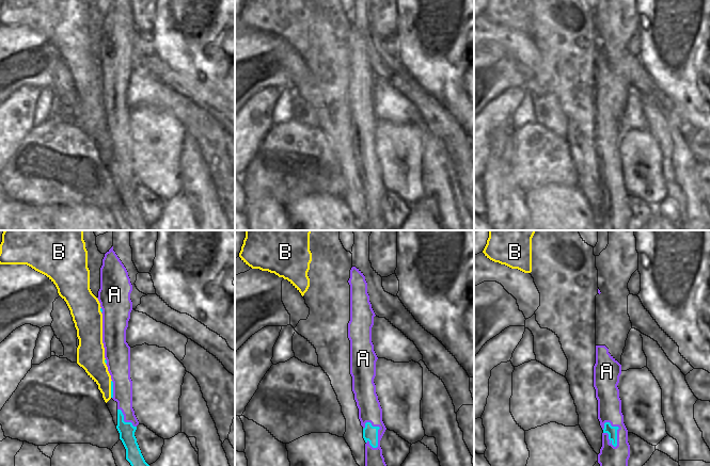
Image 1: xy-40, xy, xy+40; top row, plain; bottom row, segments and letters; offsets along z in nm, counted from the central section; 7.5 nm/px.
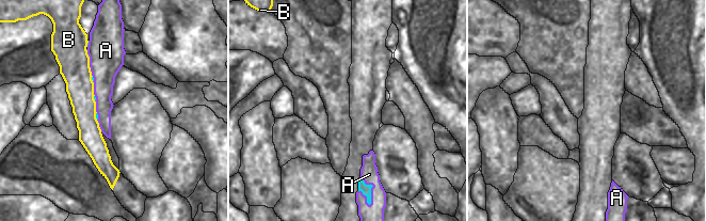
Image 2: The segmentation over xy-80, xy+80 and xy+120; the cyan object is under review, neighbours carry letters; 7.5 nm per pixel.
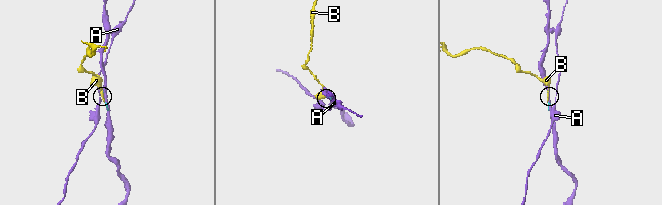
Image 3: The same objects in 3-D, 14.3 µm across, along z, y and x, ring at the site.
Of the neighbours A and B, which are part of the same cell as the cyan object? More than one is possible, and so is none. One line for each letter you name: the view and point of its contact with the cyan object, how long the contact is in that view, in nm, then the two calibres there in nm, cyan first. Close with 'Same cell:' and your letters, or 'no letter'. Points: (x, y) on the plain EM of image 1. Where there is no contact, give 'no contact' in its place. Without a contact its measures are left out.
B: meets cyan in xy-40 at (111, 149); contact 140 nm long; 20 nm thick on the cyan side, 180 nm on the other
Same cell: B

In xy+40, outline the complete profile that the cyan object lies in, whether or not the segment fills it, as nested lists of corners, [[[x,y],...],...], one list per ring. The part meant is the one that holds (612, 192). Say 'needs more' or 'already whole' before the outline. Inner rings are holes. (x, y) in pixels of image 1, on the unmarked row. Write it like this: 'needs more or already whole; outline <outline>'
already whole; outline [[[610,183],[604,184],[603,194],[609,195],[610,205],[612,205],[614,208],[617,207],[617,191],[618,190],[619,190],[618,188],[612,188]]]

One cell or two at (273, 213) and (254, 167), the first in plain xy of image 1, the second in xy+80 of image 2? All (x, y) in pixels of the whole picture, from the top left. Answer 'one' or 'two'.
one

